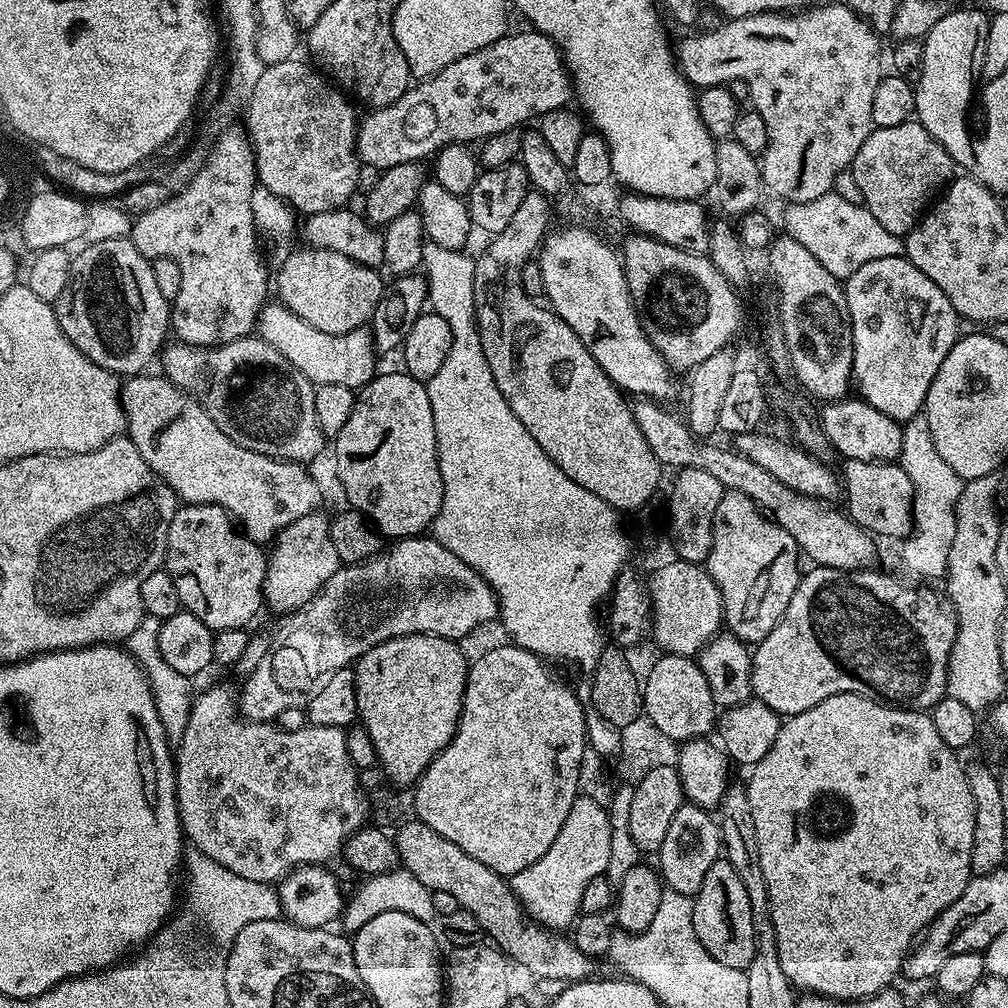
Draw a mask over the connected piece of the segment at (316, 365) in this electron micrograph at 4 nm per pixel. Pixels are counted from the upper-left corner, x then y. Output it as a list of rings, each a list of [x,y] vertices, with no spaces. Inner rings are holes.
[[[268,302],[260,310],[258,335],[261,340],[274,346],[274,350],[278,350],[282,354],[282,358],[286,358],[286,362],[290,362],[290,366],[299,370],[313,386],[317,384],[350,386],[359,390],[365,384],[369,384],[372,377],[378,372],[378,367],[376,368],[376,359],[378,359],[376,344],[373,342],[371,331],[367,327],[355,328],[346,334],[326,334],[326,330],[314,330],[314,326],[310,326],[310,322],[302,322],[298,318],[298,314],[294,314],[284,304]]]

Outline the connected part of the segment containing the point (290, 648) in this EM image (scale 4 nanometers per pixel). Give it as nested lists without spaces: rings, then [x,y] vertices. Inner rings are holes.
[[[427,535],[413,536],[411,538],[400,538],[384,551],[375,556],[371,556],[369,560],[362,560],[358,564],[344,564],[336,571],[334,575],[326,583],[320,587],[320,592],[314,598],[310,598],[310,602],[306,602],[299,612],[291,613],[287,617],[288,620],[280,628],[280,633],[271,637],[271,644],[266,654],[262,657],[262,662],[258,664],[258,670],[254,670],[254,674],[250,674],[244,681],[244,689],[238,692],[238,712],[245,721],[248,722],[272,722],[282,714],[284,710],[293,709],[294,707],[307,709],[308,704],[314,698],[314,694],[318,694],[318,690],[322,690],[322,686],[326,686],[326,682],[330,682],[330,678],[334,678],[334,674],[338,670],[355,665],[360,657],[366,655],[374,646],[378,646],[387,640],[393,640],[396,636],[441,636],[447,640],[457,642],[463,641],[463,636],[471,634],[475,628],[480,628],[483,624],[494,621],[500,614],[500,601],[496,595],[496,591],[486,583],[485,580],[478,575],[470,566],[466,566],[466,562],[462,562],[462,558],[458,558],[454,554],[450,554],[450,550],[446,550],[446,546],[442,546],[434,538]]]

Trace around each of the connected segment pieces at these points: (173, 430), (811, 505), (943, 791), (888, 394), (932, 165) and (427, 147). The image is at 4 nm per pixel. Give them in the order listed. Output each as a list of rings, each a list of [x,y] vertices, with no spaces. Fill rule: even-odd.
[[[137,374],[129,376],[123,381],[120,390],[120,400],[124,404],[126,435],[129,440],[134,442],[134,446],[138,446],[138,454],[142,454],[142,458],[146,458],[146,466],[150,466],[150,470],[154,470],[154,474],[159,476],[160,479],[165,480],[170,486],[170,490],[174,490],[177,501],[183,502],[184,504],[213,504],[219,508],[225,508],[233,521],[242,529],[244,535],[256,541],[261,546],[275,541],[276,535],[290,522],[294,522],[306,514],[317,511],[321,507],[322,501],[317,483],[314,482],[314,478],[311,477],[309,469],[303,463],[295,460],[276,460],[273,456],[258,454],[254,450],[246,450],[246,446],[238,446],[238,442],[226,438],[226,434],[222,434],[222,430],[218,430],[218,426],[214,426],[214,418],[210,418],[210,414],[206,414],[206,410],[199,399],[193,398],[183,388],[175,388],[169,382],[168,377],[163,374],[157,374],[157,376],[148,375]]]
[[[640,398],[631,405],[634,418],[637,420],[638,429],[646,438],[650,450],[654,452],[657,462],[665,469],[679,470],[682,468],[697,468],[706,470],[706,474],[714,474],[718,482],[729,492],[746,494],[757,504],[761,512],[776,521],[790,538],[794,538],[797,549],[804,552],[813,561],[813,565],[821,568],[837,568],[843,572],[868,570],[873,567],[872,559],[876,556],[873,537],[859,528],[852,519],[843,511],[835,512],[833,505],[828,502],[814,500],[809,496],[798,494],[790,490],[774,474],[762,470],[758,462],[750,462],[750,458],[741,456],[735,450],[727,452],[716,444],[708,444],[707,439],[696,436],[688,429],[683,415],[675,416],[667,412],[667,407],[661,406],[657,401]]]
[[[847,692],[834,694],[826,698],[826,702],[802,710],[802,714],[787,717],[781,723],[778,738],[774,738],[774,746],[770,746],[766,758],[751,765],[752,777],[746,780],[746,787],[754,814],[758,854],[762,858],[762,878],[766,878],[770,898],[778,962],[782,962],[782,974],[786,974],[794,989],[828,996],[832,1000],[865,1000],[867,996],[885,991],[891,985],[888,983],[901,975],[908,953],[921,933],[940,917],[946,906],[958,899],[962,890],[966,890],[973,877],[970,849],[974,847],[974,794],[970,794],[965,765],[960,765],[956,756],[959,755],[948,748],[938,730],[934,730],[934,722],[927,711],[889,706],[873,697]]]
[[[904,256],[866,262],[866,266],[854,270],[854,274],[843,281],[842,287],[848,320],[852,323],[852,375],[855,387],[860,387],[859,395],[874,406],[874,410],[897,422],[921,415],[931,383],[958,339],[958,317],[954,306],[950,306],[950,298],[946,298],[946,294],[942,294],[942,290]]]
[[[911,119],[902,122],[902,126],[873,128],[852,159],[851,176],[857,190],[864,192],[864,207],[882,222],[882,226],[886,226],[886,230],[890,230],[890,234],[903,238],[953,179],[954,165],[944,147]]]
[[[527,31],[506,34],[490,42],[490,46],[450,62],[450,66],[438,74],[409,87],[402,98],[398,98],[398,102],[385,108],[372,108],[369,116],[359,121],[356,129],[356,155],[361,165],[368,167],[369,164],[375,170],[383,170],[411,160],[424,162],[428,155],[429,159],[447,144],[471,145],[472,140],[500,136],[527,120],[535,121],[550,110],[565,107],[569,103],[568,99],[573,99],[574,81],[564,67],[564,58],[550,37],[543,32]]]

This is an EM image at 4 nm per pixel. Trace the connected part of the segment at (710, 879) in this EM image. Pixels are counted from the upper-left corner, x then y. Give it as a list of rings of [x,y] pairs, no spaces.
[[[727,858],[716,860],[714,866],[706,870],[706,878],[696,892],[692,905],[694,934],[698,934],[698,942],[702,942],[708,953],[722,962],[722,966],[748,969],[756,949],[754,918],[750,914],[746,886],[742,886],[738,874],[734,874],[734,866],[730,866]]]

